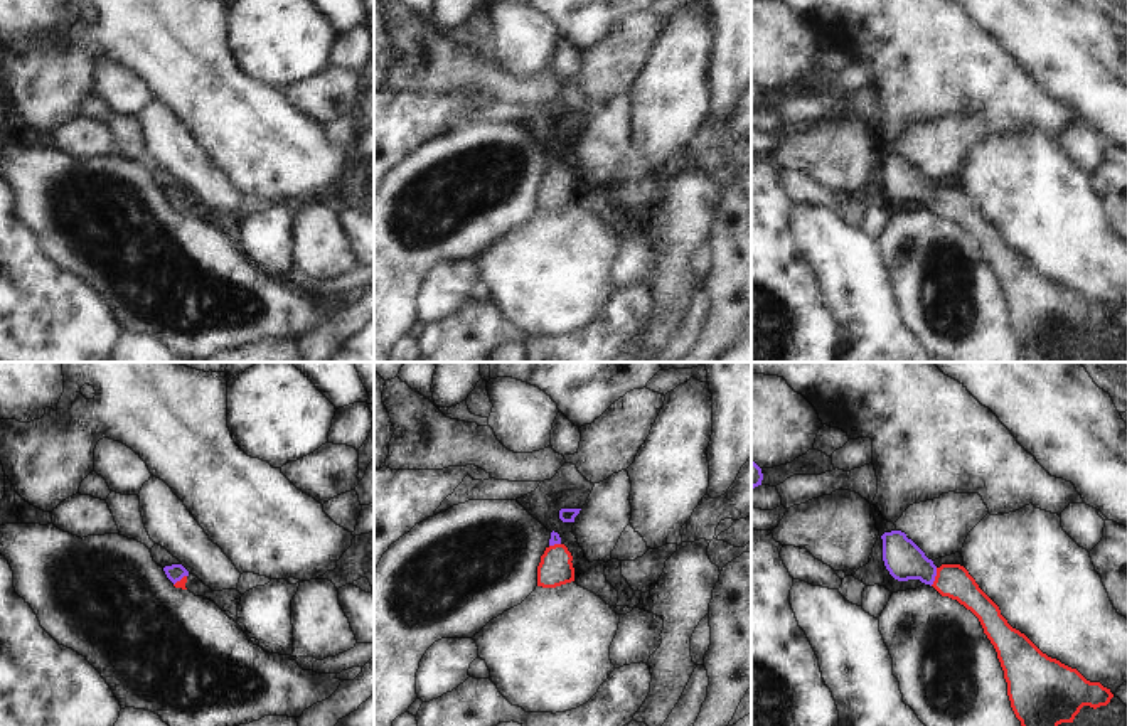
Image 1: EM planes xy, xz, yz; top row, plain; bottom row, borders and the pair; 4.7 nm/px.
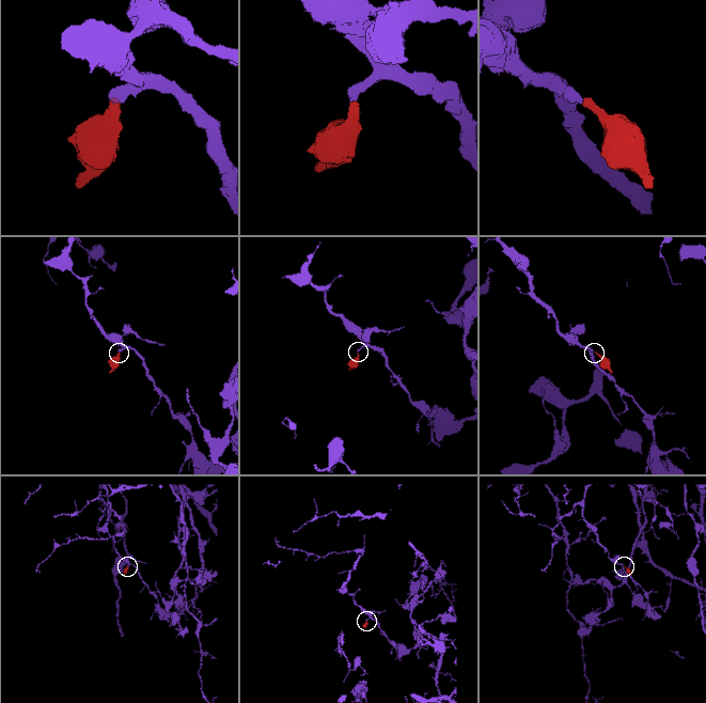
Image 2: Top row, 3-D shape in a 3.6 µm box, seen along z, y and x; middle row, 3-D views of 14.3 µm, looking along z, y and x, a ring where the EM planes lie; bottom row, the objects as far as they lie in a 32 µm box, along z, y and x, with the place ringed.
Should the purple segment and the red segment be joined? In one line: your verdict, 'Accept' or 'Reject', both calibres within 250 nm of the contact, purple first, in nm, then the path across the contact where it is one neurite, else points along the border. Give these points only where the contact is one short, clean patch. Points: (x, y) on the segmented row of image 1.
Accept. Thickness 180 nm (purple) against 160 nm. Path across: yz (903, 560), (935, 575), (952, 580)

